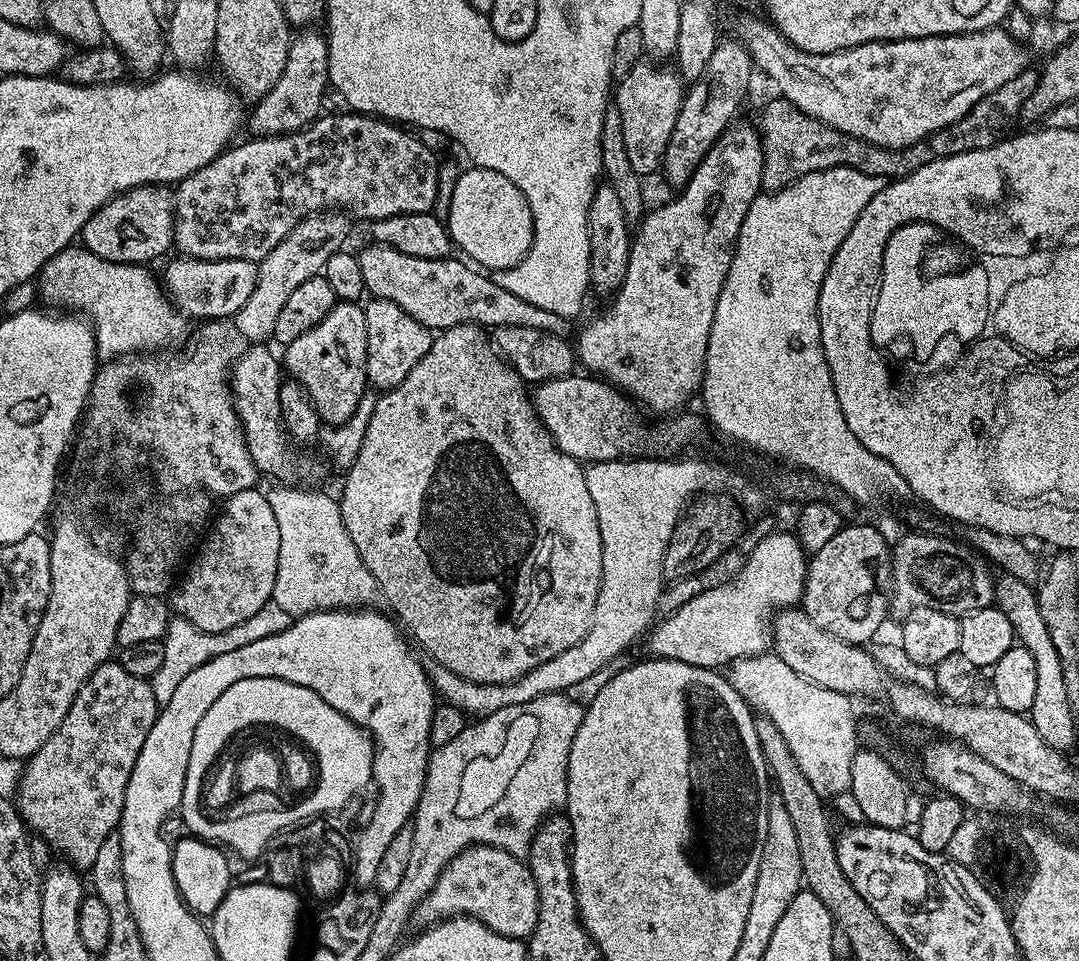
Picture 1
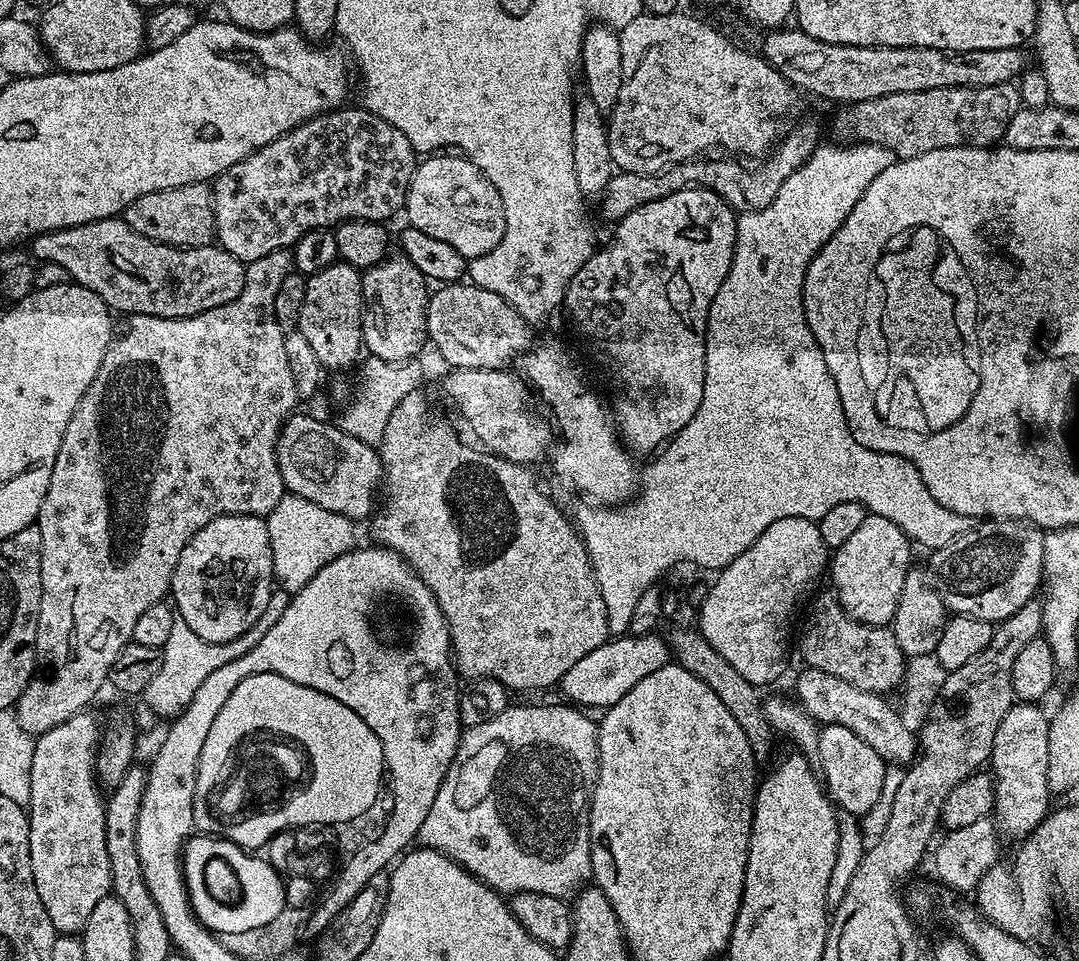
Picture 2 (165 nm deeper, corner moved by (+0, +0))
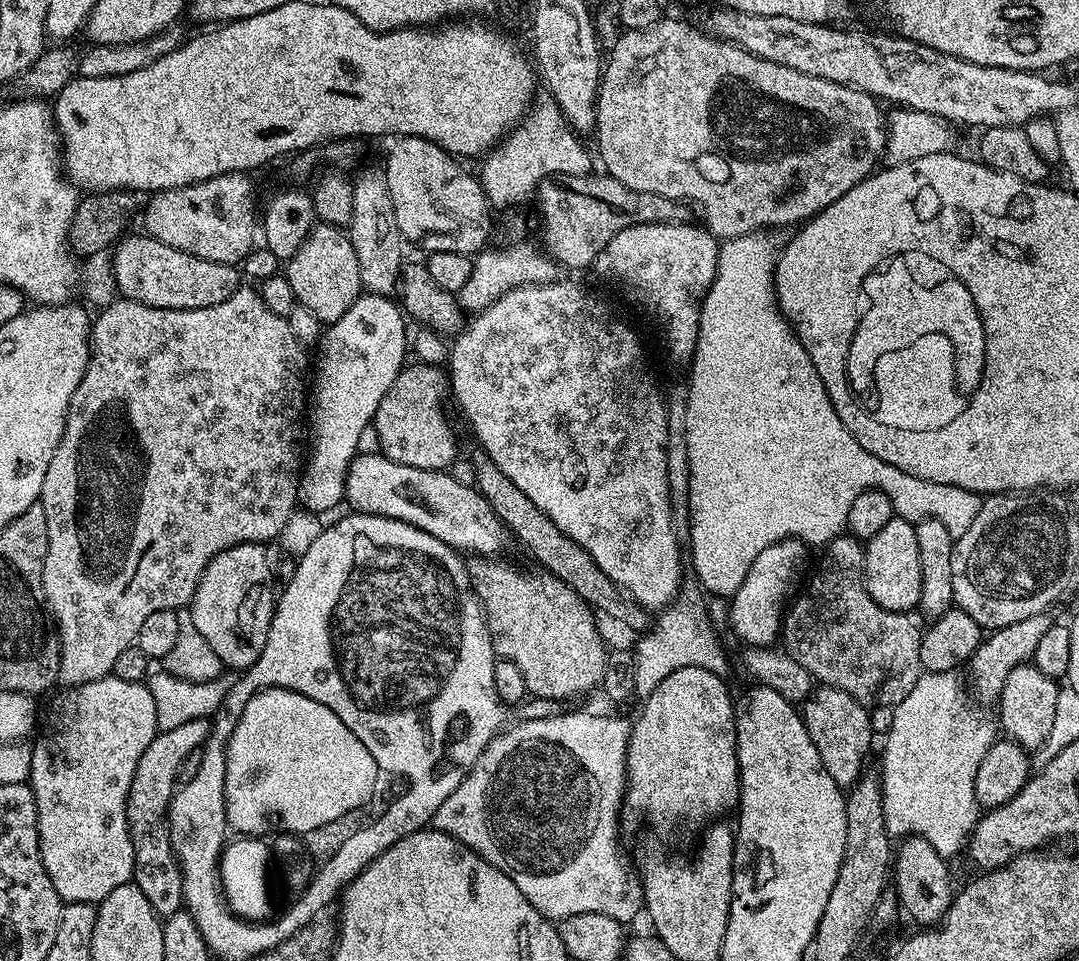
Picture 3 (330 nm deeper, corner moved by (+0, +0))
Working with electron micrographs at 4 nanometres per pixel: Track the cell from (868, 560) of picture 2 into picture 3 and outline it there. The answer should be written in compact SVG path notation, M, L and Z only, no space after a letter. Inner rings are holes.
M894 518L886 522L886 526L882 526L872 540L867 541L864 550L864 585L870 598L891 612L911 613L919 605L922 558L918 558L918 534L913 521Z

